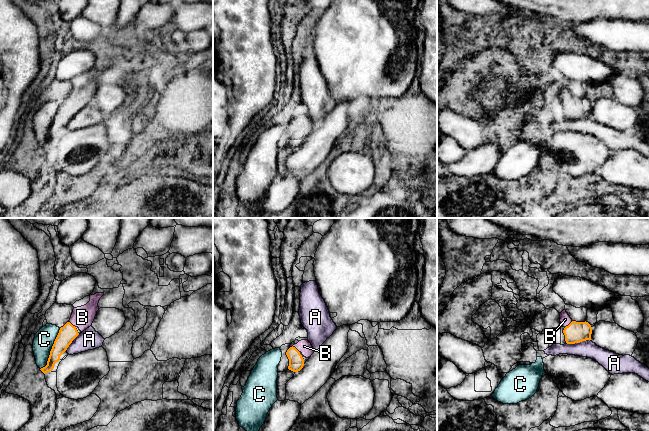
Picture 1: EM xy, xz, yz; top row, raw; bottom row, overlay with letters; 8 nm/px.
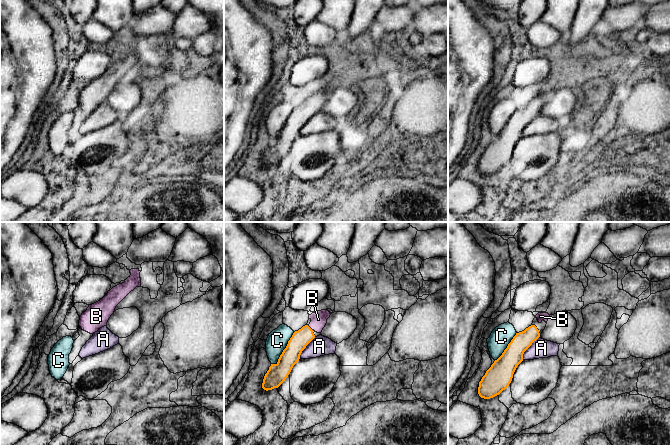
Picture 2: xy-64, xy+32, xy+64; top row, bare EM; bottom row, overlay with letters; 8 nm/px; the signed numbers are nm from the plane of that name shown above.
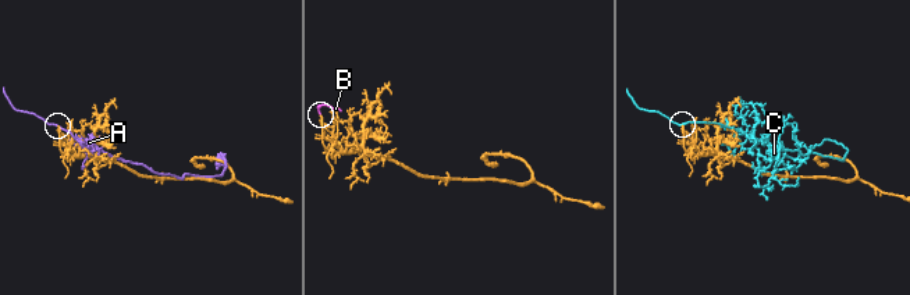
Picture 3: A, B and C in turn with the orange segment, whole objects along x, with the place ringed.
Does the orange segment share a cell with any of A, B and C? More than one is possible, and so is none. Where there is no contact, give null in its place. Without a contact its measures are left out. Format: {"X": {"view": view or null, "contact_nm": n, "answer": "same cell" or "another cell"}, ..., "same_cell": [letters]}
{"A": {"view": "yz", "contact_nm": 200, "answer": "another cell"}, "B": {"view": "xz", "contact_nm": 80, "answer": "same cell"}, "C": {"view": "xy", "contact_nm": 380, "answer": "another cell"}, "same_cell": ["B"]}

